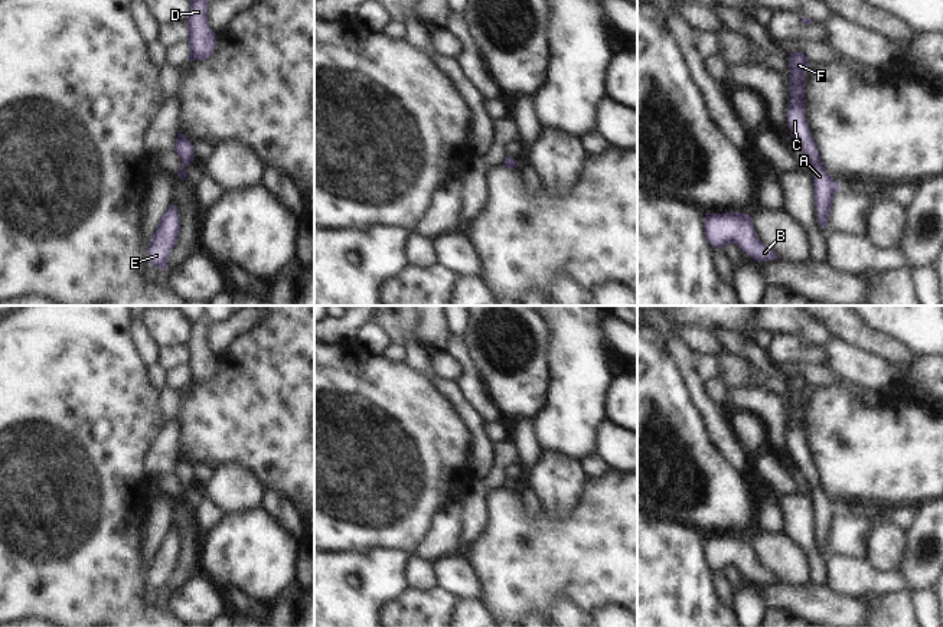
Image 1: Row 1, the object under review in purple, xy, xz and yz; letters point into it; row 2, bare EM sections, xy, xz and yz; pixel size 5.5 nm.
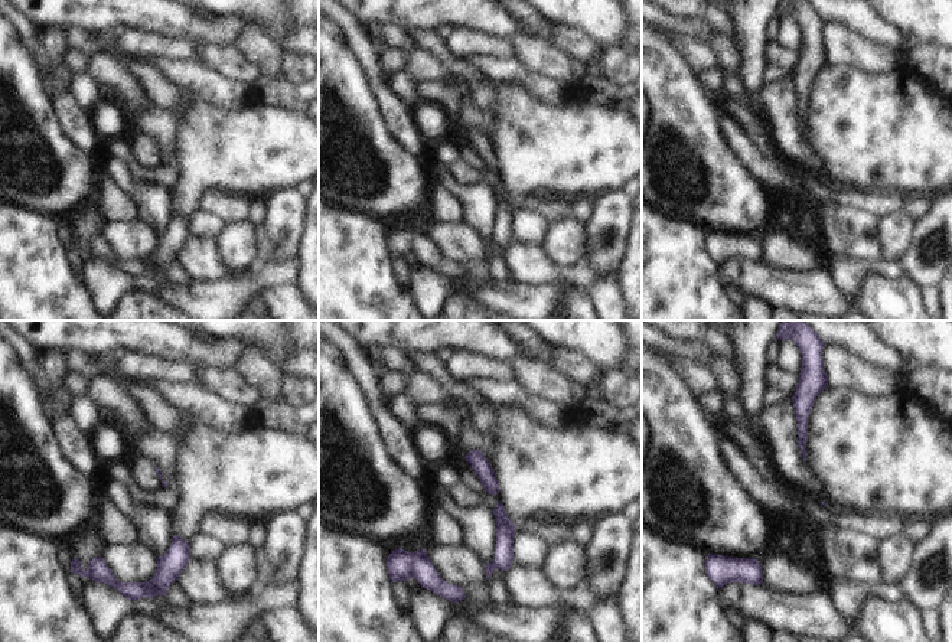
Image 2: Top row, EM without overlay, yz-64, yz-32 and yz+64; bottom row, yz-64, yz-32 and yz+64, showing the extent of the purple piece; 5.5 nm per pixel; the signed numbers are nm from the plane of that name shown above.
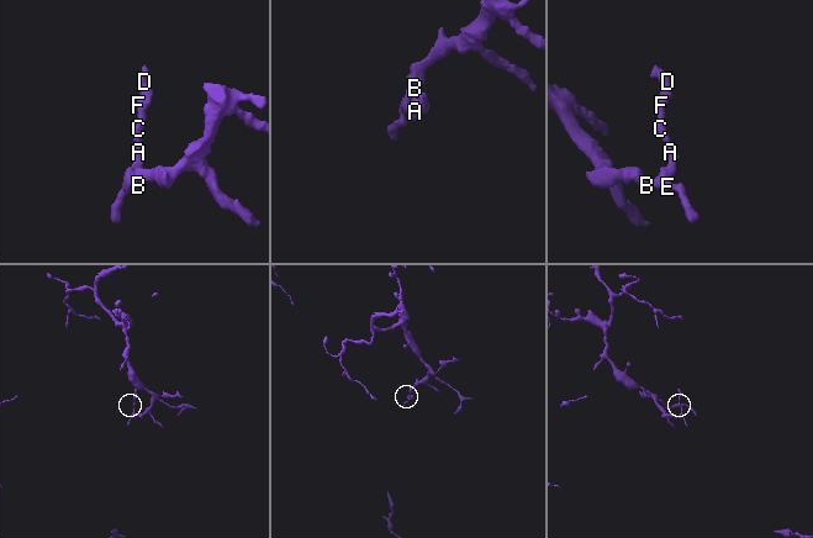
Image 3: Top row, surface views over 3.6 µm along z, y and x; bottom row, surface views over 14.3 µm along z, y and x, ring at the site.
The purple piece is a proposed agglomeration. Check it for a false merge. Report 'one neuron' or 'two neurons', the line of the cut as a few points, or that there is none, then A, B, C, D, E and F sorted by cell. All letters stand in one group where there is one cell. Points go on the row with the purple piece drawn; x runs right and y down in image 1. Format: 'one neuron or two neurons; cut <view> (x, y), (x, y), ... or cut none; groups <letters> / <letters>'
one neuron; cut none; groups A B C D E F

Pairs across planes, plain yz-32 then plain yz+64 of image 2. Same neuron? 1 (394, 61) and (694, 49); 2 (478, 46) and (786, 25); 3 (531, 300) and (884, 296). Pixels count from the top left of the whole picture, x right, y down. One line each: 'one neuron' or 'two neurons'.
1: one neuron
2: one neuron
3: two neurons

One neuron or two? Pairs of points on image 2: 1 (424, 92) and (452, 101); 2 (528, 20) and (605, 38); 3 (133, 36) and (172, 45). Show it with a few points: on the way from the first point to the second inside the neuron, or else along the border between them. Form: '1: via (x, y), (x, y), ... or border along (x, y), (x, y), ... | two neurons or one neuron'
1: via (432, 92), (444, 97) | one neuron
2: border along (560, 23), (583, 30), (603, 48) | two neurons
3: via (143, 43), (162, 45) | one neuron

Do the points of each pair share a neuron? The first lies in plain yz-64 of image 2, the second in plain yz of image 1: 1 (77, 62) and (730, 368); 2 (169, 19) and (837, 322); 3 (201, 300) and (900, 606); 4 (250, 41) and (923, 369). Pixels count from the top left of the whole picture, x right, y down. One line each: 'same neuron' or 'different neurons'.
1: different neurons
2: different neurons
3: different neurons
4: different neurons

